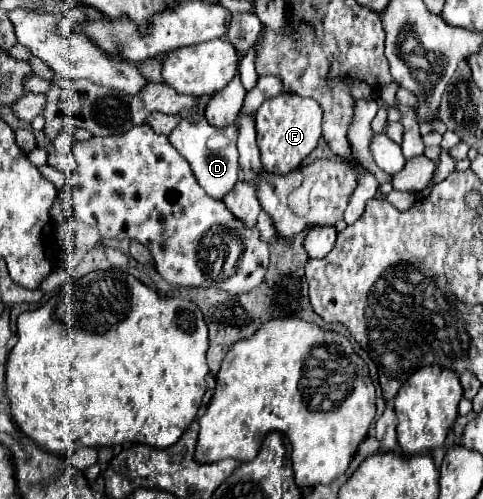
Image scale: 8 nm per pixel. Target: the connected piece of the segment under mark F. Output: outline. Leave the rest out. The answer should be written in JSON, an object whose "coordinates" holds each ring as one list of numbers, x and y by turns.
{"coordinates":[[284,92,276,98,266,100,256,110,256,134,262,156,262,168,272,174,290,174,292,170,296,170,304,162,304,158,318,146,322,134,320,120,322,110,312,98,302,98]]}

